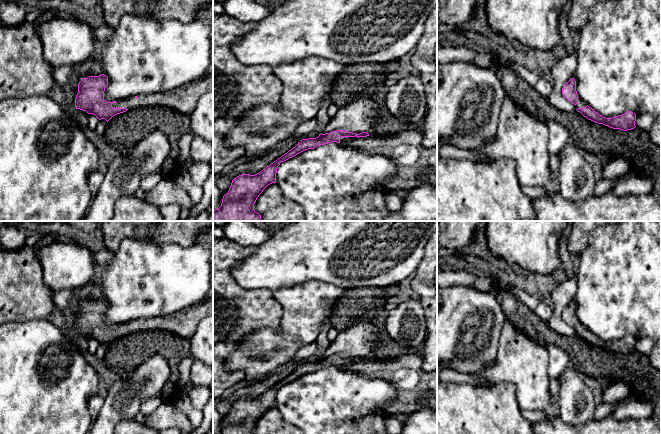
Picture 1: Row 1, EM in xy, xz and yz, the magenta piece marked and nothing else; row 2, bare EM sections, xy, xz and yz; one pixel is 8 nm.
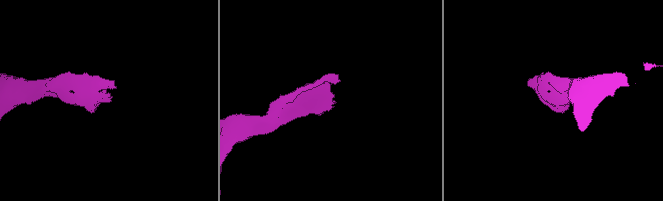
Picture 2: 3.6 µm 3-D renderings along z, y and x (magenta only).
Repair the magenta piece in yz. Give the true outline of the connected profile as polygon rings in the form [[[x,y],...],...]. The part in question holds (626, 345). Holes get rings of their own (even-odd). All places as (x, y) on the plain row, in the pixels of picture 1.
[[[571,302],[568,306],[564,308],[562,312],[562,318],[567,324],[574,328],[576,334],[588,344],[591,344],[598,348],[603,348],[613,353],[620,353],[623,355],[631,354],[636,351],[636,338],[631,335],[612,342],[605,342],[594,333],[589,331],[584,325],[582,325],[578,321],[576,315],[576,305],[574,302]]]

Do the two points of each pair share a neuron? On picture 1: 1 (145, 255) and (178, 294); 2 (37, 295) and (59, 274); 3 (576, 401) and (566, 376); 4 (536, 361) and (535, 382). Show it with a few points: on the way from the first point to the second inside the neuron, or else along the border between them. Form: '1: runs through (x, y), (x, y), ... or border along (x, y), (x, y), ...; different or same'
1: runs through (150, 265), (168, 284); same
2: border along (39, 263), (42, 269), (42, 279), (52, 290); different
3: runs through (574, 395), (570, 382); same
4: runs through (535, 366), (535, 377); same

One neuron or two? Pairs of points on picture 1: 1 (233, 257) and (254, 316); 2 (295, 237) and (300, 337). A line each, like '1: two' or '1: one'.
1: one
2: two

